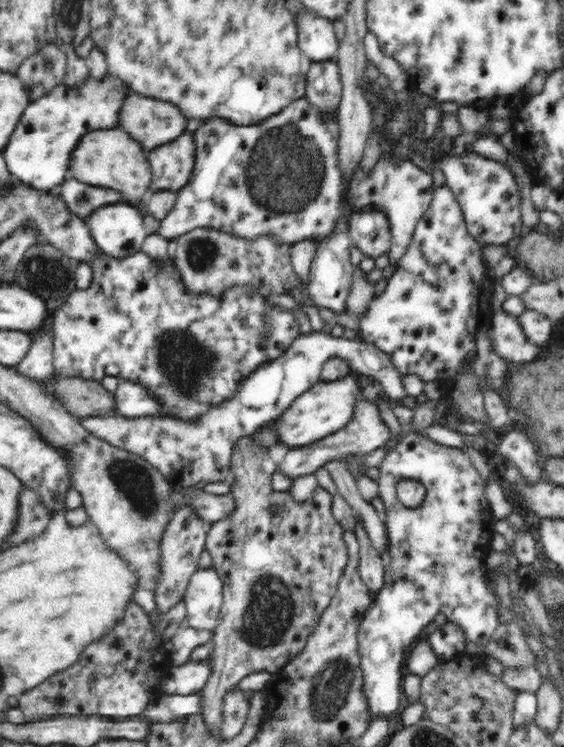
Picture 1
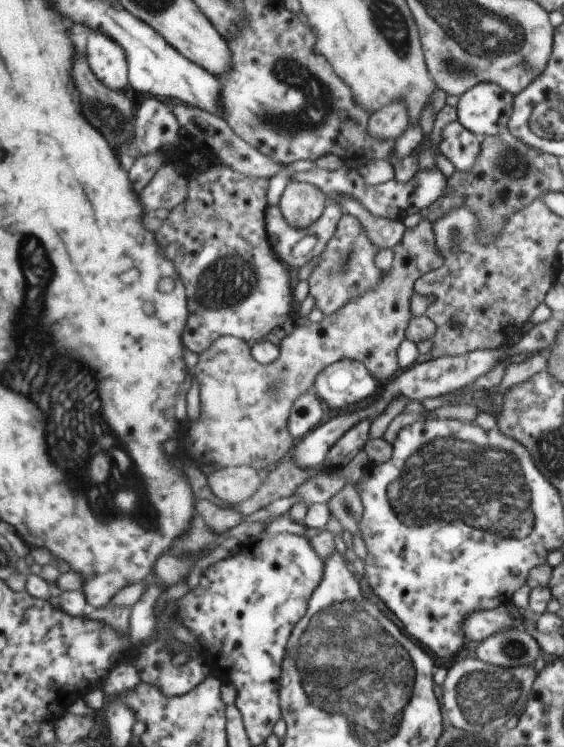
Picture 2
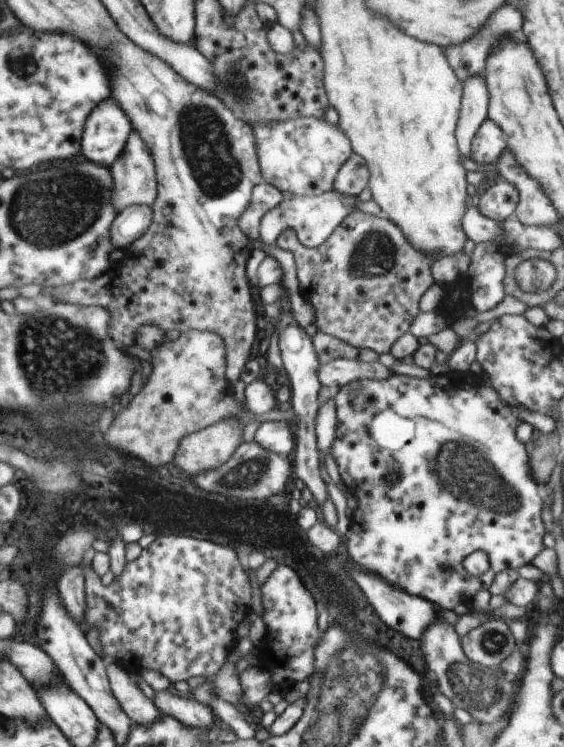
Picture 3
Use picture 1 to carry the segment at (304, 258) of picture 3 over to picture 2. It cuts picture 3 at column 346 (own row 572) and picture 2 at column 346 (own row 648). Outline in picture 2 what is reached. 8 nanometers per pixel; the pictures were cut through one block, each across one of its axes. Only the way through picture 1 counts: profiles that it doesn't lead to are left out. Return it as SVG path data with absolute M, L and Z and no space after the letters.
M343 212L333 236L327 241L326 248L318 256L318 263L307 278L308 294L314 298L314 306L323 315L335 313L348 300L361 296L376 285L379 281L379 270L373 264L373 254L378 250L365 236L360 222L353 215Z

